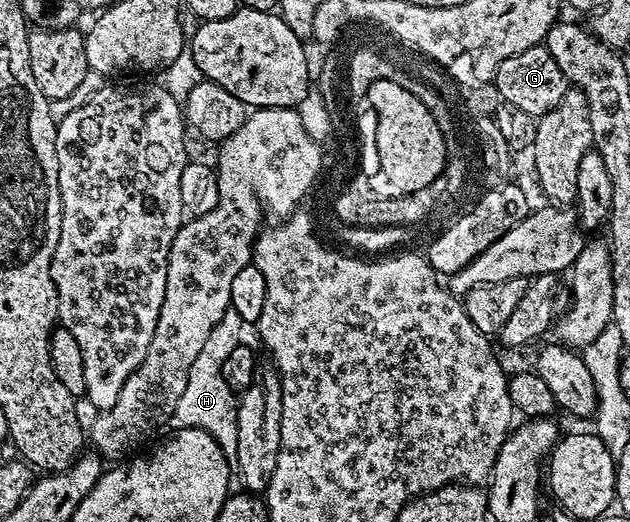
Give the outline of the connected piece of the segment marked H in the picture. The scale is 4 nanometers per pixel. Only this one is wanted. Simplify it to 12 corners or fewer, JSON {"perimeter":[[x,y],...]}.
{"perimeter":[[229,308],[194,358],[175,421],[206,429],[244,492],[236,394],[222,376],[244,323]]}

